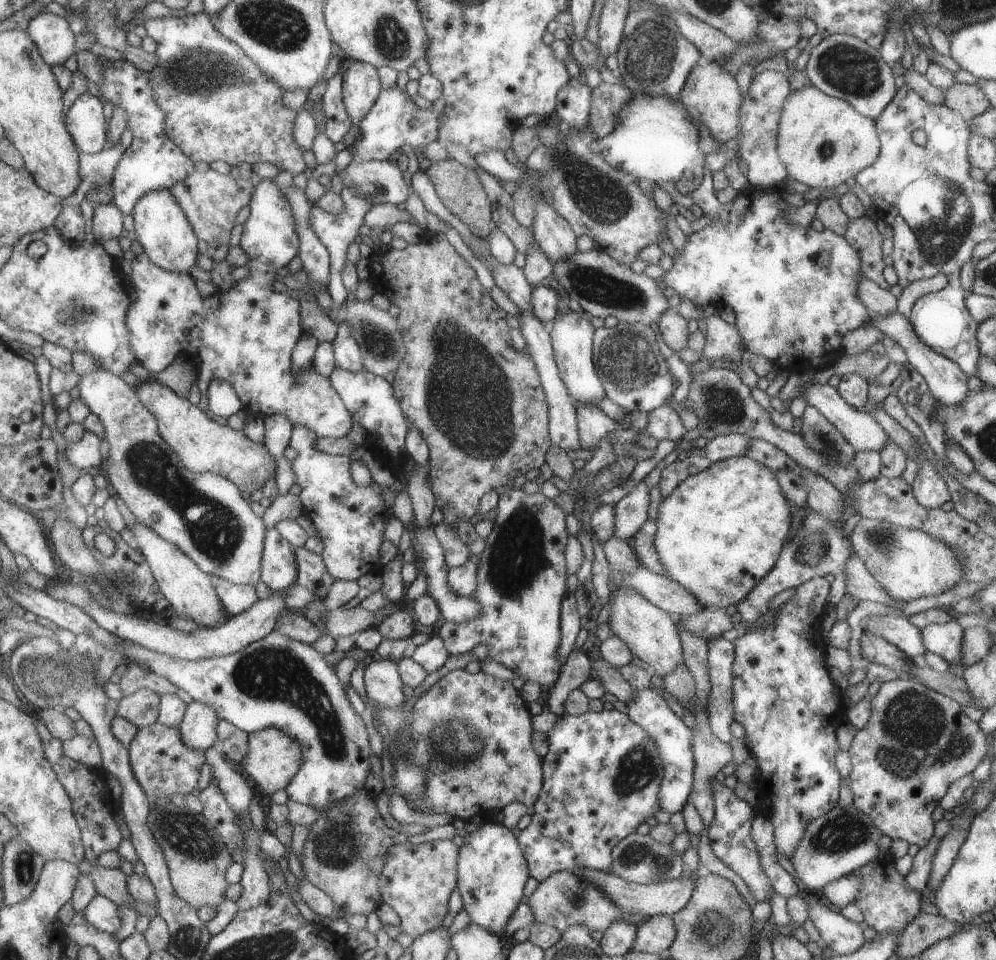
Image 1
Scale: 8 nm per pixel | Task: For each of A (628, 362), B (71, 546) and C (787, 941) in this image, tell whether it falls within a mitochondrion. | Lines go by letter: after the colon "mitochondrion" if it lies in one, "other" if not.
A: mitochondrion
B: mitochondrion
C: other

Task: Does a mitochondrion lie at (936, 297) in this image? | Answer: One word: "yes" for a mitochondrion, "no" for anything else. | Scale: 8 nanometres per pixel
no

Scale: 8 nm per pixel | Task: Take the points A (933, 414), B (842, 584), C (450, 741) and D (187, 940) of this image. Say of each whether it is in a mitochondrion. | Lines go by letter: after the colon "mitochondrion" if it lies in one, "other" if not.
A: other
B: other
C: mitochondrion
D: mitochondrion

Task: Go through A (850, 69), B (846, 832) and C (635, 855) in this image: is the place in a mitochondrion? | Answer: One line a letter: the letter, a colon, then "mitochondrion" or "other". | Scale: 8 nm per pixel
A: mitochondrion
B: mitochondrion
C: mitochondrion

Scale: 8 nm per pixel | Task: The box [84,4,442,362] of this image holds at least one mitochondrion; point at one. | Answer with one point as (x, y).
(185, 75)

